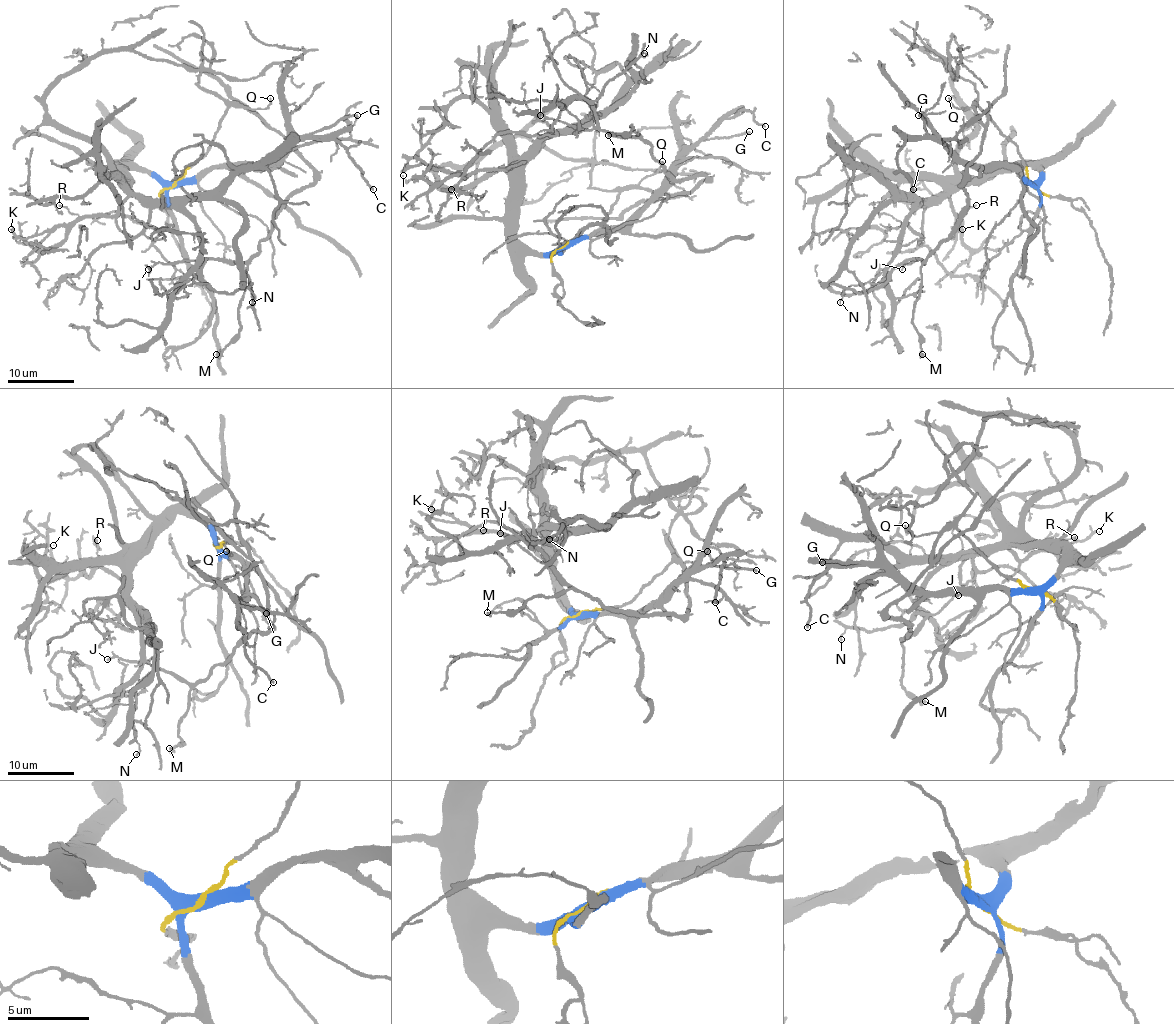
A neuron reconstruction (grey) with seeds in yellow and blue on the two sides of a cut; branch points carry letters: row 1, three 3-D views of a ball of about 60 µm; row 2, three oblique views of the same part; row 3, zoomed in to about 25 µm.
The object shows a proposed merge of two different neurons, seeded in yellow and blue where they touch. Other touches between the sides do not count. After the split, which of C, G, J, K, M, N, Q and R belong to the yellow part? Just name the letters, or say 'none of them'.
J, M, N, Q

